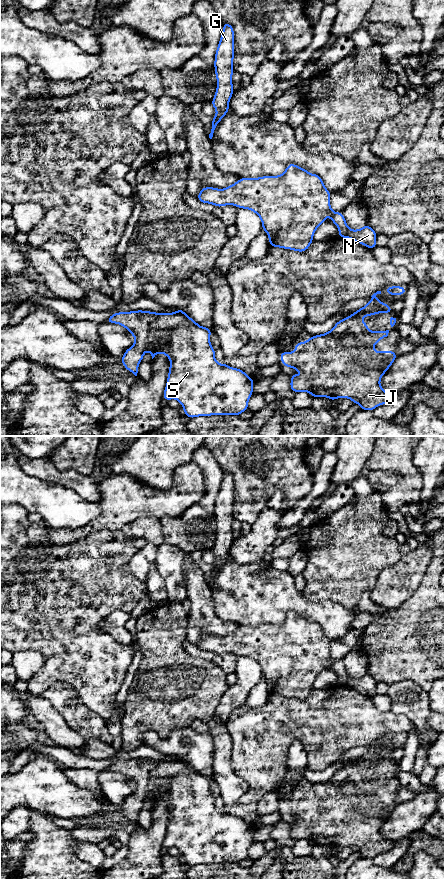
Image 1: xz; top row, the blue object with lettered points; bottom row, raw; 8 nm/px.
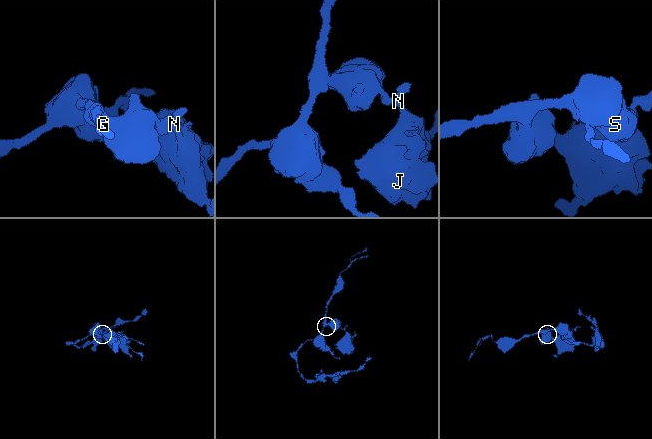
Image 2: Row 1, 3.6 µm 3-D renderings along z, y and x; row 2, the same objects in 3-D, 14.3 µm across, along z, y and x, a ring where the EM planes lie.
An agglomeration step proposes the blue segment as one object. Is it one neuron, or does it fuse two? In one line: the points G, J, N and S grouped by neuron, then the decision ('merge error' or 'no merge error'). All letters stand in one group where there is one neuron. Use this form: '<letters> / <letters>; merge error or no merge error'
G S / J N; merge error

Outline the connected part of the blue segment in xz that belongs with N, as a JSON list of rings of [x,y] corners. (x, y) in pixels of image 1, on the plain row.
[[[365,673],[357,678],[350,677],[347,684],[352,689],[359,690],[361,693],[366,694],[369,697],[373,697],[377,694],[377,681],[369,673]]]

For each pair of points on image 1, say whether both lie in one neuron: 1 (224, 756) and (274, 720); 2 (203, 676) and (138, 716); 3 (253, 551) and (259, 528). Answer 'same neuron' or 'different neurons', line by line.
1: different neurons
2: same neuron
3: same neuron

